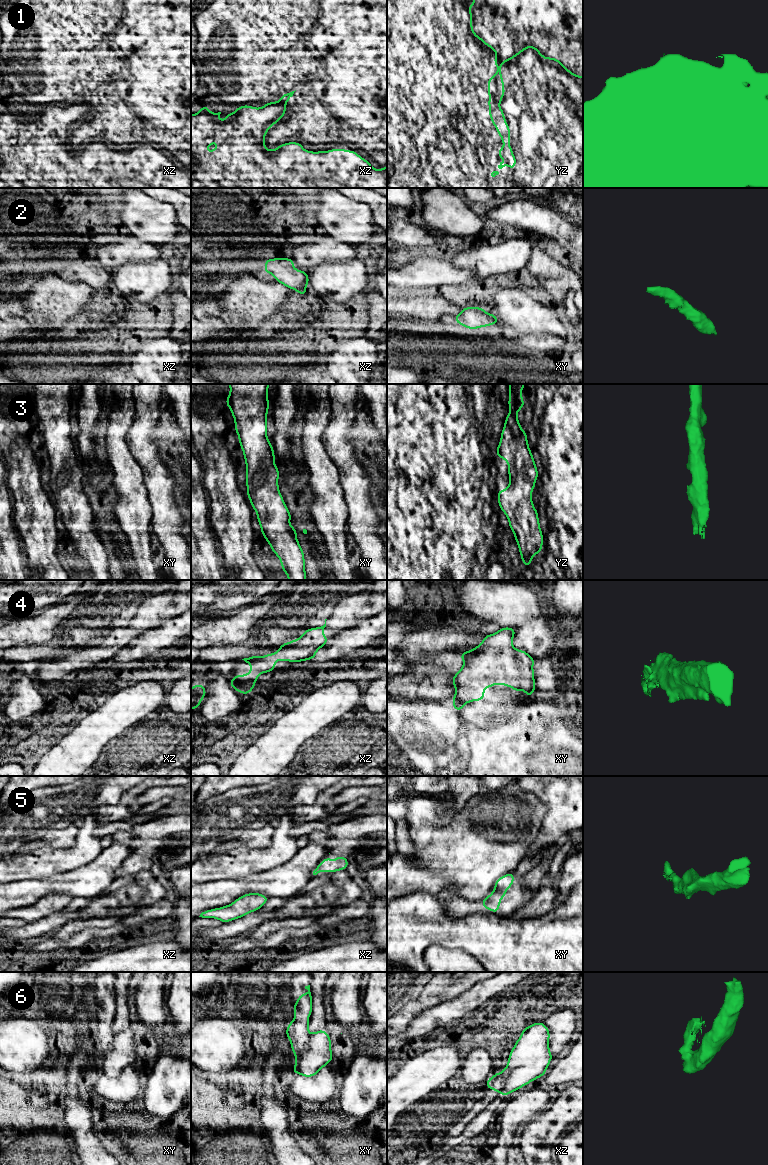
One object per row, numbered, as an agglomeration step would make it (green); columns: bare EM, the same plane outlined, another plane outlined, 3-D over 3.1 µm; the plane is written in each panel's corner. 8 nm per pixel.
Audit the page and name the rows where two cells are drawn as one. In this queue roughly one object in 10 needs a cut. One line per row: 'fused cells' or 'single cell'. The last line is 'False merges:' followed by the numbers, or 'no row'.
1: fused cells
2: single cell
3: single cell
4: single cell
5: single cell
6: fused cells
False merges: 1, 6

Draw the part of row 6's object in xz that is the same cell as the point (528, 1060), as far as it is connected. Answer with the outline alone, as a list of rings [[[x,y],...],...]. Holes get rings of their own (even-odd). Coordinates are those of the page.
[[[536,1022],[522,1029],[520,1038],[510,1051],[507,1066],[501,1071],[506,1076],[501,1095],[506,1096],[513,1091],[519,1090],[521,1087],[546,1074],[546,1069],[553,1058],[549,1050],[549,1038],[549,1029],[542,1022]]]

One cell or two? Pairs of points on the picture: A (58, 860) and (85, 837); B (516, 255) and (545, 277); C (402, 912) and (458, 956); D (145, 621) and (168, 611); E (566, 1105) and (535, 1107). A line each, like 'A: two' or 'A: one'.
A: one
B: two
C: two
D: one
E: two

